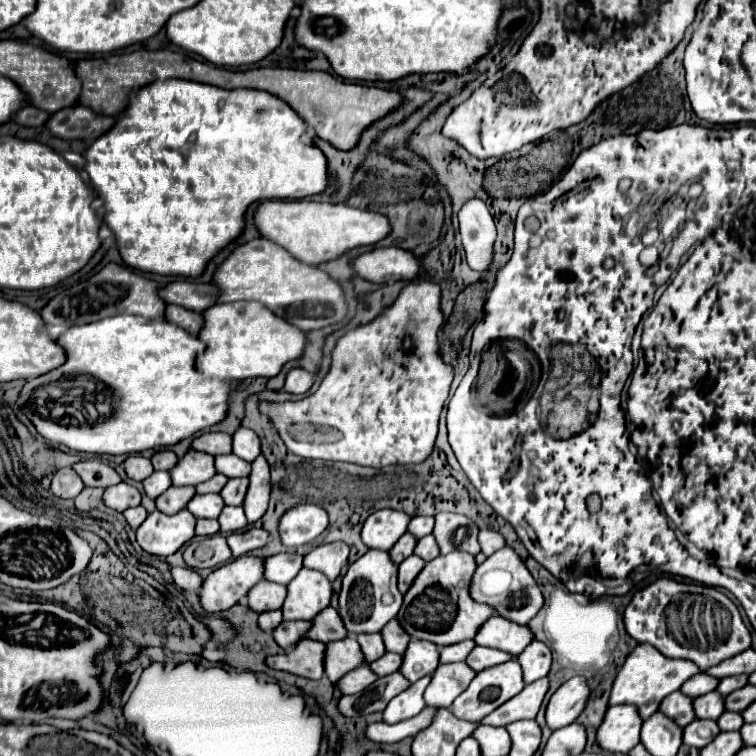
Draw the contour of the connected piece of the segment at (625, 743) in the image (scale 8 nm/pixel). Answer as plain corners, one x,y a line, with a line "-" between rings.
634,705
608,707
598,729
596,743
608,753
626,755
628,749
640,743
640,725
642,719
638,717

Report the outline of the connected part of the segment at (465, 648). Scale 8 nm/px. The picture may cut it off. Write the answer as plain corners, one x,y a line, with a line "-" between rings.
460,641
456,645
446,645
440,647
440,663
454,663
454,661
464,661
468,653
474,649
474,641

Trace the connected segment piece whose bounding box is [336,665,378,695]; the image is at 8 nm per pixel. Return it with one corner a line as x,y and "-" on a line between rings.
360,665
358,669
352,669
344,677
340,677
338,683
336,683
336,687
340,689
342,695
352,695
352,693
358,693
360,689
368,687
376,679
378,677
368,669
368,665

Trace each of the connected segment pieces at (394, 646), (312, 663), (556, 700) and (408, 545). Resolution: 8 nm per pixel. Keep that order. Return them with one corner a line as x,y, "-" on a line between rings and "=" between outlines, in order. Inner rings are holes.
392,619
392,621
380,631
380,635
382,635
382,641
384,641
384,645
386,645
386,651
394,651
394,653
398,653
398,655
402,655
402,653
406,651
408,641
410,641
408,633
404,633
404,629
400,629
400,625
398,625
396,619
=
300,639
294,649
282,655
266,657
266,665
270,669
286,671
306,679
320,679
324,675
324,643
316,643
312,639
=
572,677
550,697
546,707
546,725
550,729
560,729
572,723
580,711
584,709
584,701
588,699
588,685
584,677
=
404,533
404,535
396,541
396,545
388,551
388,553
390,553
390,557
392,557
392,563
394,563
394,565
398,565
402,559
406,559
406,557
412,553
414,543
416,543
416,539
414,539
414,537
410,537
410,533

